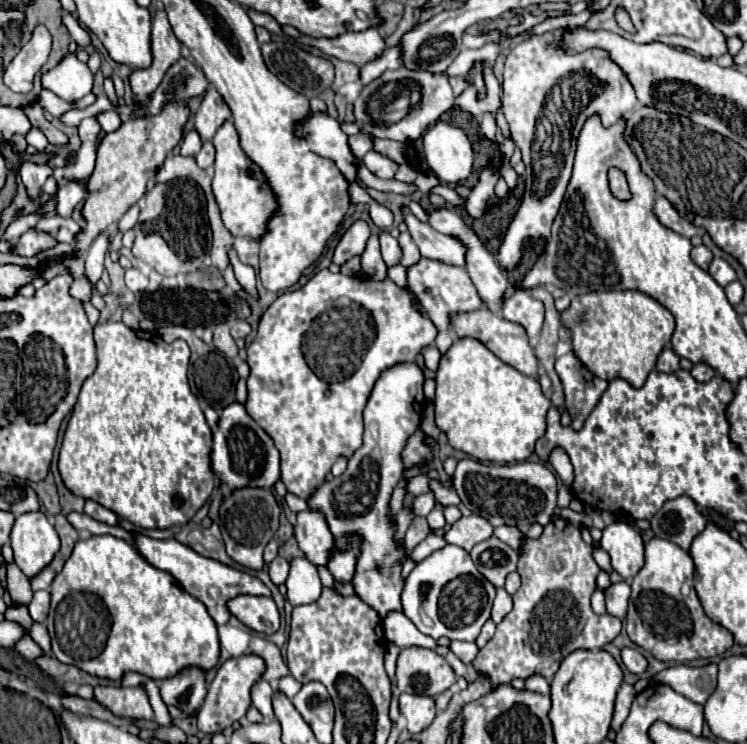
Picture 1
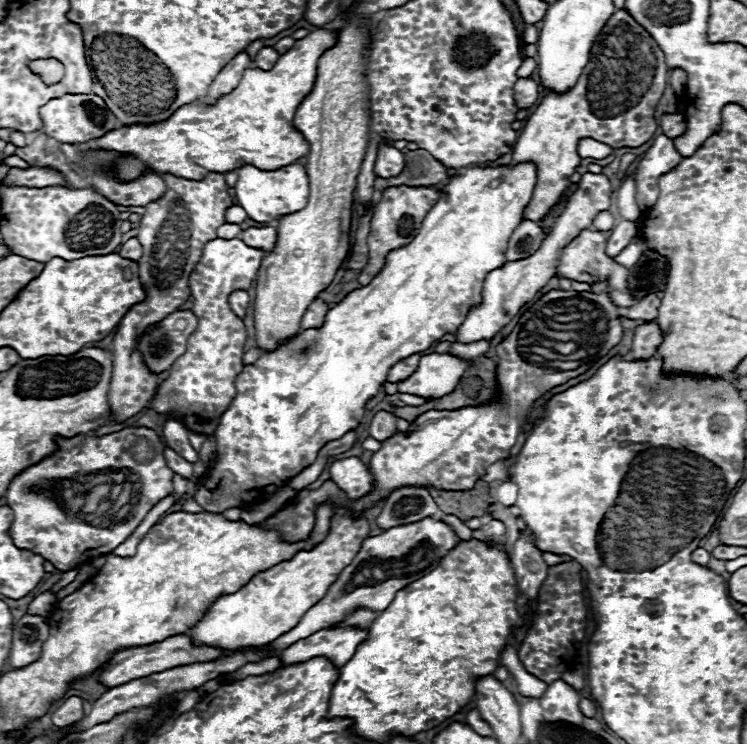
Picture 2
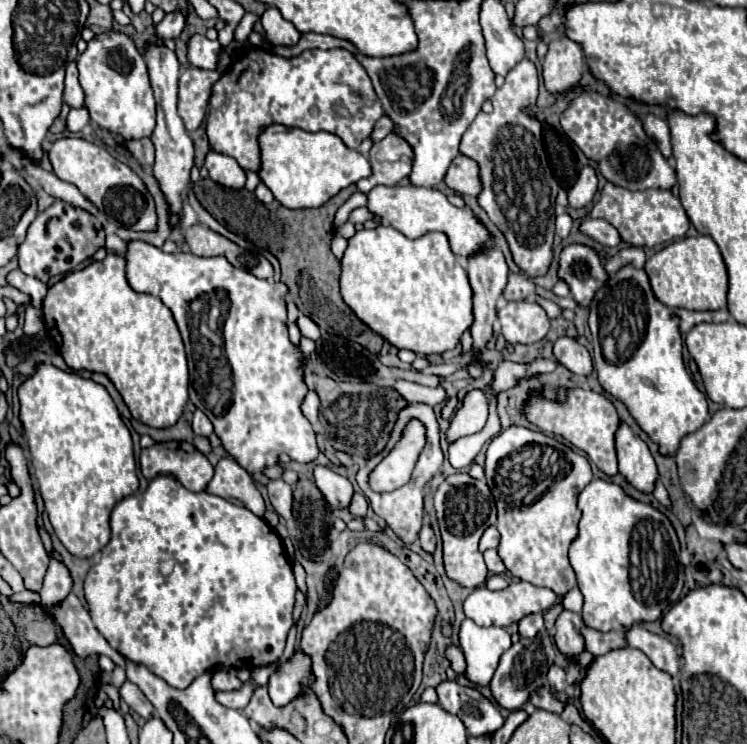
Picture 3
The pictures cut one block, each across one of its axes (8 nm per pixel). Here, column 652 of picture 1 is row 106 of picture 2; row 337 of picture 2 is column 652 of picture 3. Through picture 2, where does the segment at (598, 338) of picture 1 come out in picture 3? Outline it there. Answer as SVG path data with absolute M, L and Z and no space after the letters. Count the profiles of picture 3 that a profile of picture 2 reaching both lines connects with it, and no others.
M710 236L684 238L664 246L660 252L646 260L644 270L650 278L654 296L670 308L686 308L700 312L726 308L728 274L722 254Z

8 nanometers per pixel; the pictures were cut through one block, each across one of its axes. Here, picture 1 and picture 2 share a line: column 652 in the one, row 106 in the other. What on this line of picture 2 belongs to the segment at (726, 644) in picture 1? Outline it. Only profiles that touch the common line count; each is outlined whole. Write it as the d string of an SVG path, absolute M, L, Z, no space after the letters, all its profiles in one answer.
M618 8L596 36L590 62L584 66L574 88L564 94L546 92L540 106L520 130L512 150L512 164L532 160L538 166L538 184L524 220L536 222L544 218L572 184L570 174L580 166L578 142L582 138L594 138L612 148L636 148L652 138L656 132L654 112L666 88L666 74L668 66L660 46L628 10Z

